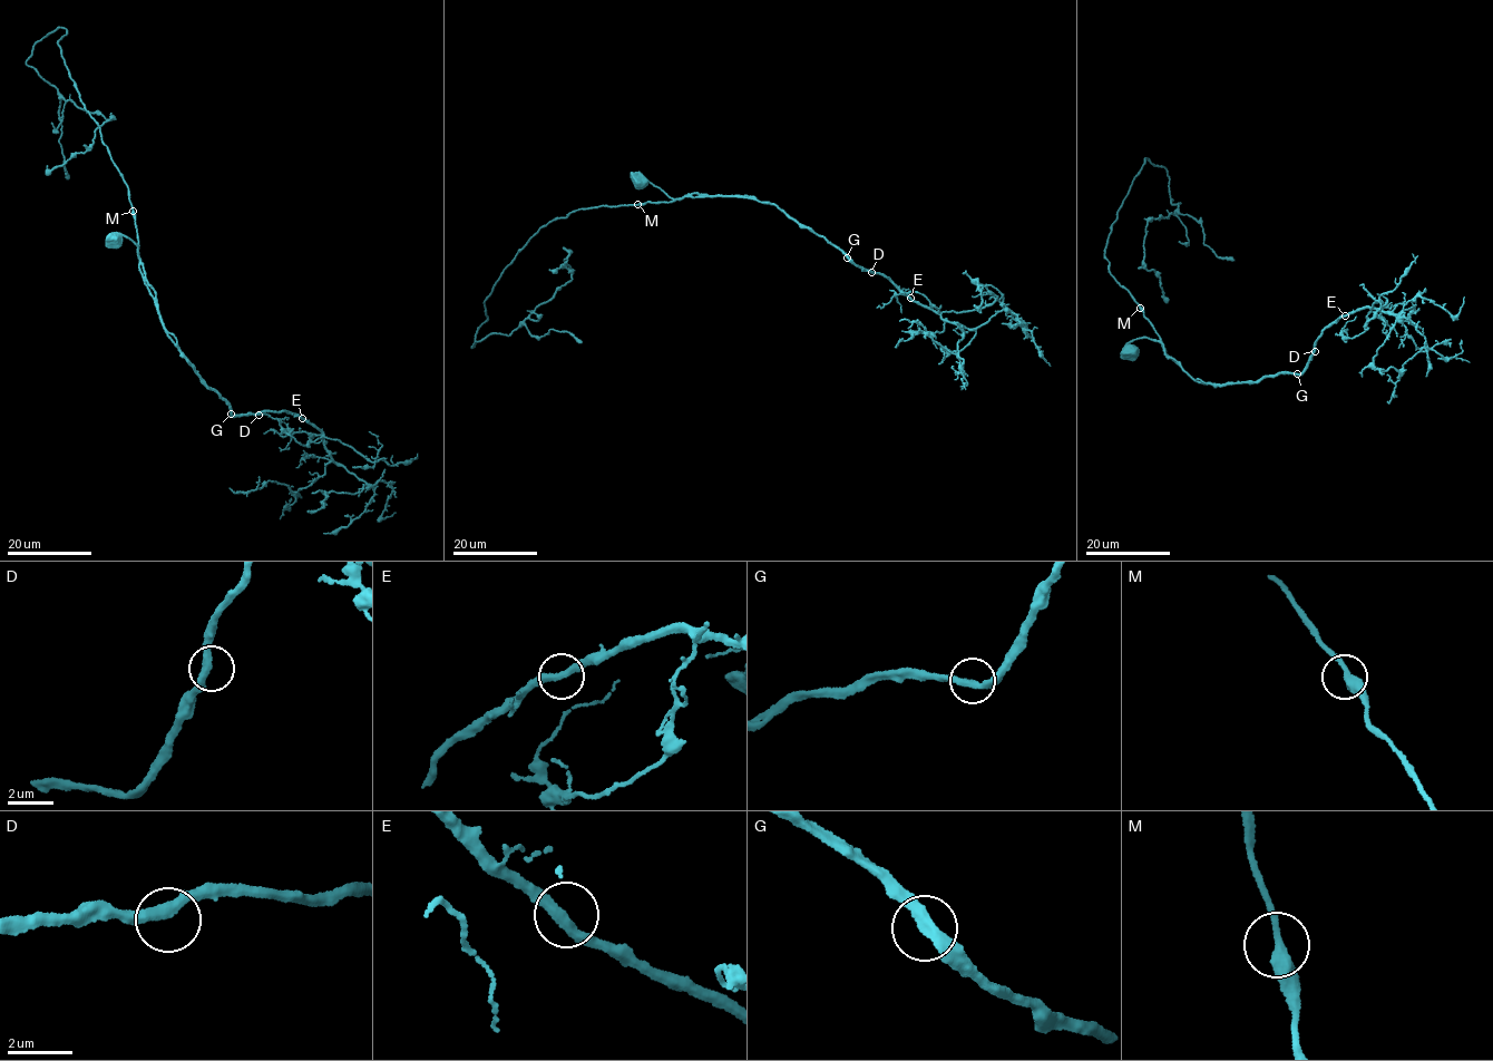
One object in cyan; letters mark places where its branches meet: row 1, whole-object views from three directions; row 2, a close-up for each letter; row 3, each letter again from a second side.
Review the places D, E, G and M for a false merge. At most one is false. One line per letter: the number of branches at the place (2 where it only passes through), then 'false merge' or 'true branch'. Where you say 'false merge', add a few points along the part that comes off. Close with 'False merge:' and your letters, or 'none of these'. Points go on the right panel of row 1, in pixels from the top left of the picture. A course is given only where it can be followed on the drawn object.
D: 2 branches meet; true branch
E: 2 branches meet; true branch
G: 2 branches meet; true branch
M: 2 branches meet; true branch
False merge: none of these

